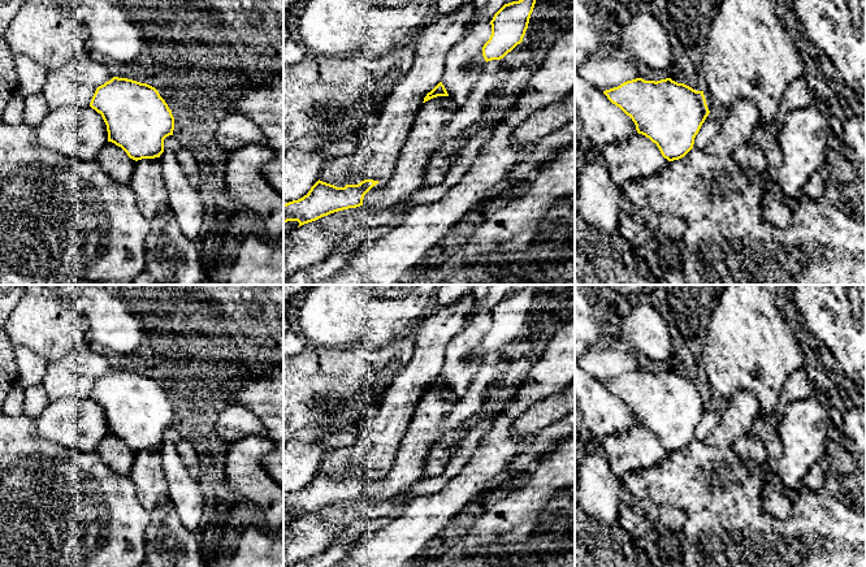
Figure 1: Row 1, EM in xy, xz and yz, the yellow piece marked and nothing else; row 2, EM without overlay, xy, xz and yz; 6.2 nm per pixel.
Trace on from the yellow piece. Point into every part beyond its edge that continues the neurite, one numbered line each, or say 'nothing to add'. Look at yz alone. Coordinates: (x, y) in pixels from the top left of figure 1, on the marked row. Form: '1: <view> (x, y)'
nothing to add

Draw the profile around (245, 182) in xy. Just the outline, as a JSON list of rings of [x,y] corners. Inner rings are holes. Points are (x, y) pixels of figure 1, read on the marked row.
[[[247,143],[230,151],[224,166],[226,191],[244,208],[264,220],[268,239],[283,234],[283,200],[261,173],[263,165],[272,161],[272,159],[273,151],[268,146]]]

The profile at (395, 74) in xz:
[[[394,68],[386,77],[382,86],[377,88],[377,92],[369,99],[369,103],[373,108],[380,108],[381,104],[390,95],[394,85],[399,82],[403,77],[403,73]]]

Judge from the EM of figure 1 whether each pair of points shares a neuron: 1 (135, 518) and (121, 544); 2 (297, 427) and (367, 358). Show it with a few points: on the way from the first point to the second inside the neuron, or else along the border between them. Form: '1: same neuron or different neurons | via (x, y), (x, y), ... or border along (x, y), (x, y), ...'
1: same neuron | via (129, 524), (121, 532), (121, 537)
2: same neuron | via (299, 405), (314, 390), (327, 390), (345, 376)

